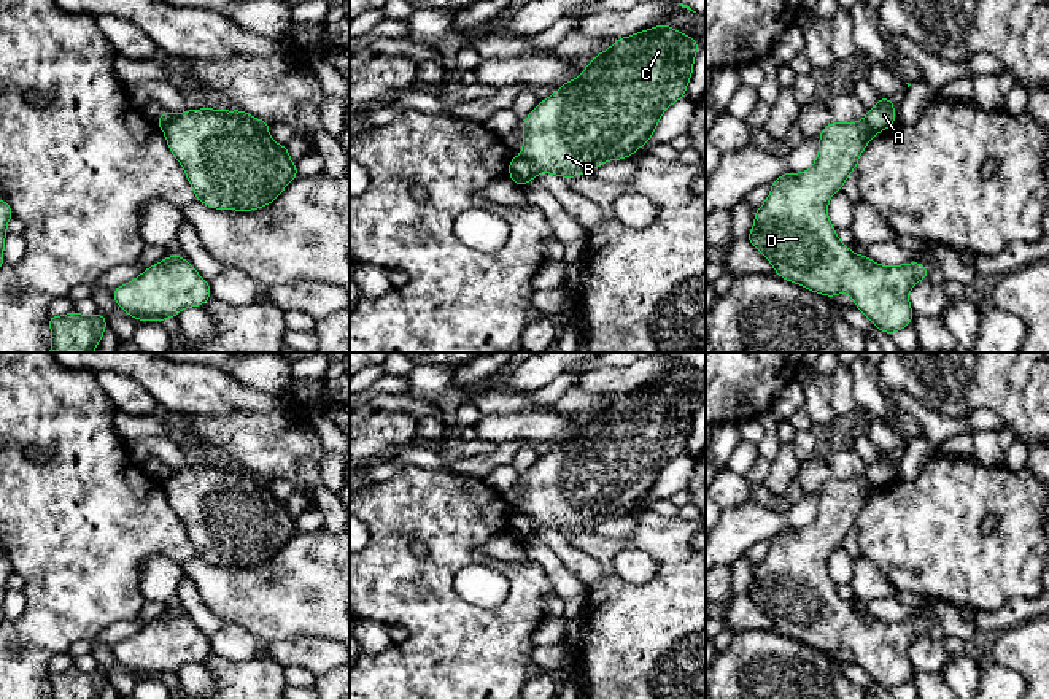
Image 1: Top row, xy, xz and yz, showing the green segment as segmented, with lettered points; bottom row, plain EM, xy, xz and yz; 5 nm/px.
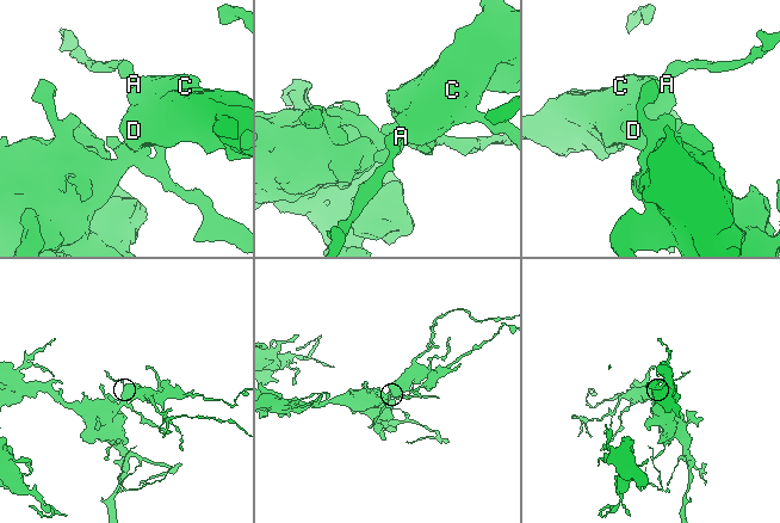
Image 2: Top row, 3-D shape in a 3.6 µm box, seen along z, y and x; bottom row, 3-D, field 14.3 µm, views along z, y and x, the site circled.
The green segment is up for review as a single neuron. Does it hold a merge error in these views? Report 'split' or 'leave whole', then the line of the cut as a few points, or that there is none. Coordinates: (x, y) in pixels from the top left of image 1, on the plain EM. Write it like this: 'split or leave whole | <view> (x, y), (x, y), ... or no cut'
split | xz (518, 512), (528, 518), (534, 532)

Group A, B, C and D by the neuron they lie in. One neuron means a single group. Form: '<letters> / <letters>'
A / B C D

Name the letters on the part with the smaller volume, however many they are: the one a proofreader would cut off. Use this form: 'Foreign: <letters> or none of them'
Foreign: A

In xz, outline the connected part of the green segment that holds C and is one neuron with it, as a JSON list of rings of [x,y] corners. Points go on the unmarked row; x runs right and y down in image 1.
[[[666,380],[615,394],[609,405],[591,413],[575,437],[567,435],[520,480],[524,488],[520,513],[529,518],[534,534],[539,529],[566,535],[588,531],[650,499],[661,470],[683,454],[698,405],[695,394]]]

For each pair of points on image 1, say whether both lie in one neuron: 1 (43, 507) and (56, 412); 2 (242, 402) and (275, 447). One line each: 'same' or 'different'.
1: same
2: different

